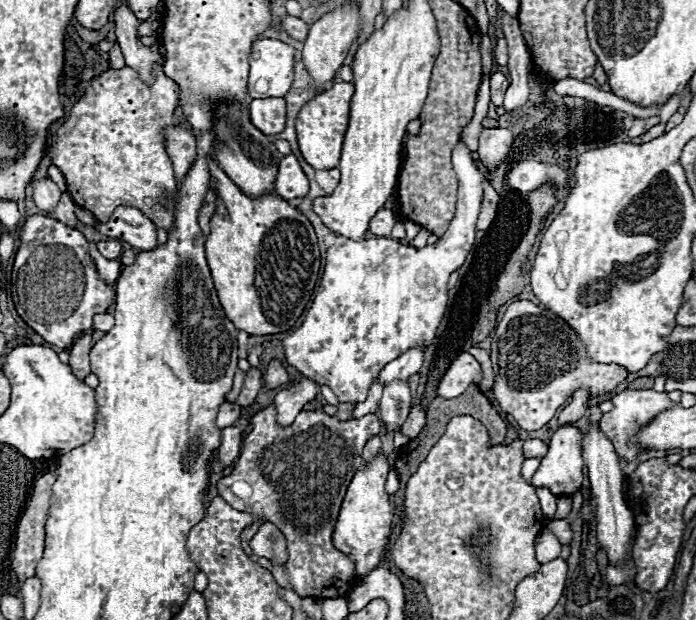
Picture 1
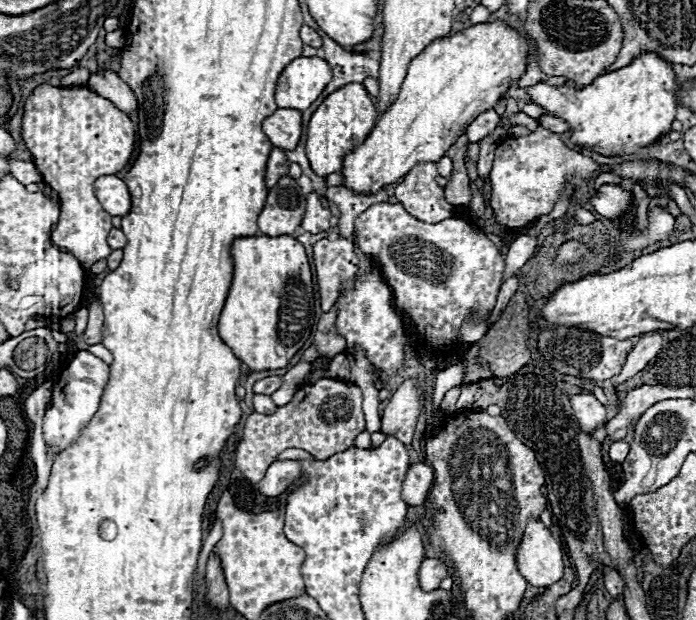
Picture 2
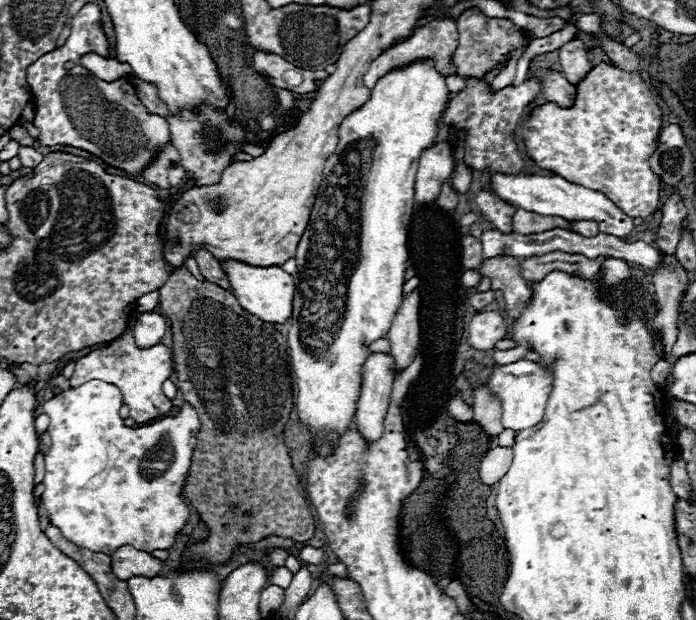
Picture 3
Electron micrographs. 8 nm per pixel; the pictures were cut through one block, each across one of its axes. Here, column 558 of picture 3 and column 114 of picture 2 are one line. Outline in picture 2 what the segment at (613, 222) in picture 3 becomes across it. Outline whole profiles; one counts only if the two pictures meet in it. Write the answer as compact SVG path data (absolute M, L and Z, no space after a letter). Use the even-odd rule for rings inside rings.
M102 176L94 184L96 198L110 216L126 216L132 208L128 186L118 176Z

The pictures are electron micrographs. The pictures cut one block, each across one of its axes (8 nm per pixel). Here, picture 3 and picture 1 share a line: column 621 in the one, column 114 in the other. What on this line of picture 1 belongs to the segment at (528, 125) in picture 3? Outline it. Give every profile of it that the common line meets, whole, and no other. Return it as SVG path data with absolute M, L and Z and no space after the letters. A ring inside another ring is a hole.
M130 66L122 70L106 70L100 76L94 76L84 94L74 102L72 110L64 116L64 122L58 124L54 132L54 144L48 146L48 156L52 154L52 164L64 174L68 192L78 206L92 212L98 222L106 222L116 206L134 206L142 210L158 228L172 226L172 212L170 208L162 206L162 200L176 194L176 178L172 170L172 162L164 150L162 128L174 124L174 110L178 108L178 84L164 76L160 66L154 66L156 80L146 84L140 80L138 72Z

